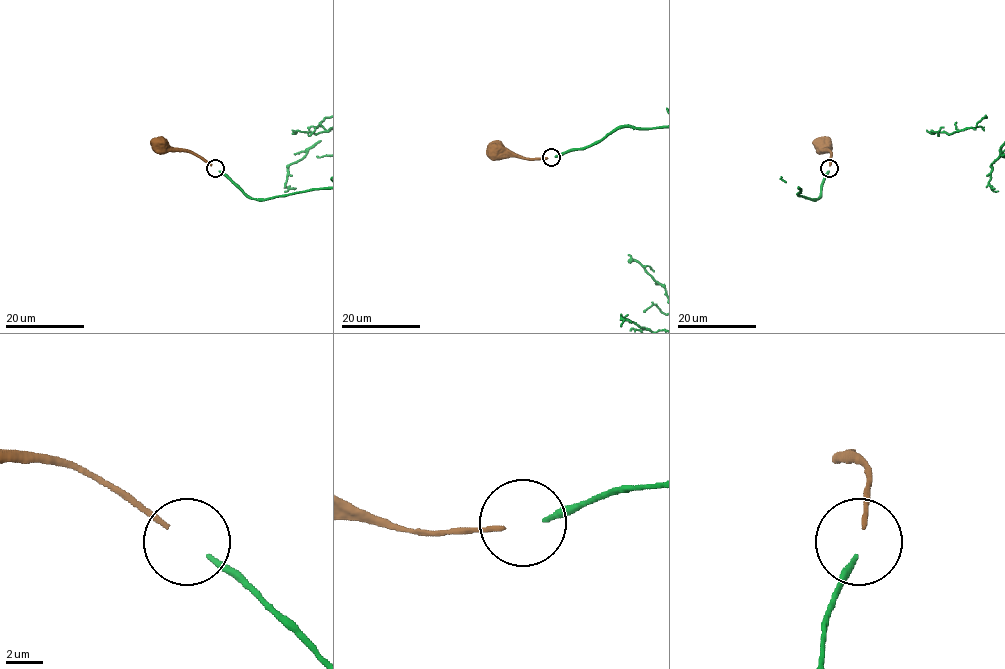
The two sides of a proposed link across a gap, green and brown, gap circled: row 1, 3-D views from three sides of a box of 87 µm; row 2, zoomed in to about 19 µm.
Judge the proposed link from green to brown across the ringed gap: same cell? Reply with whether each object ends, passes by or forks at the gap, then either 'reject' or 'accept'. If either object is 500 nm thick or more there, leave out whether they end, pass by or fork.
green ends; brown ends; accept

